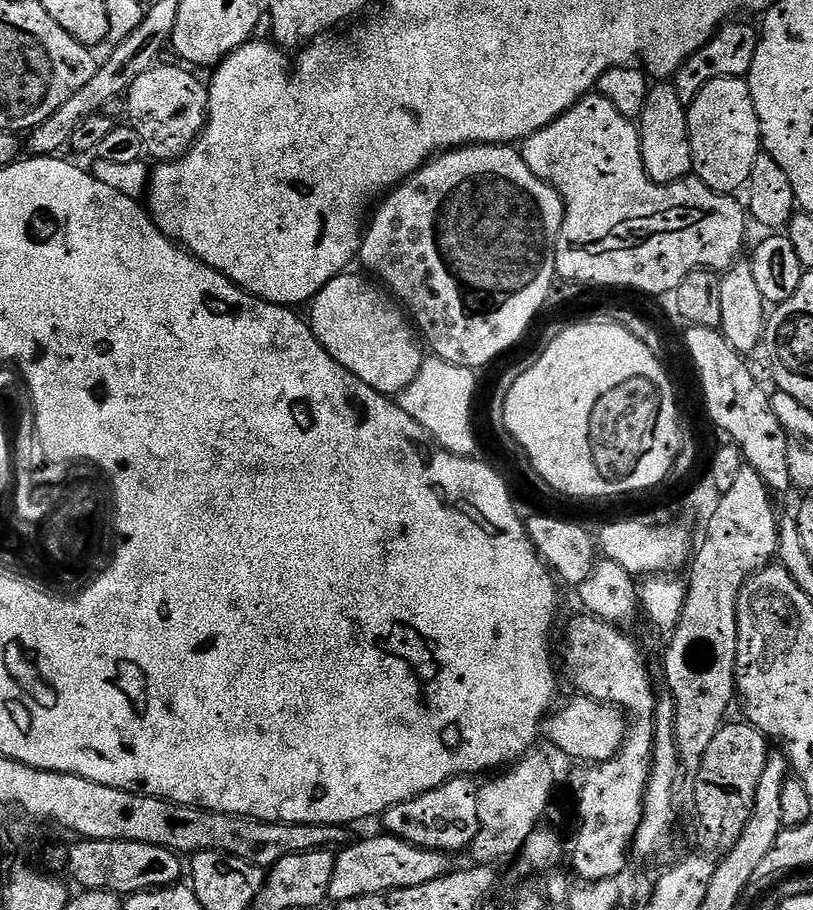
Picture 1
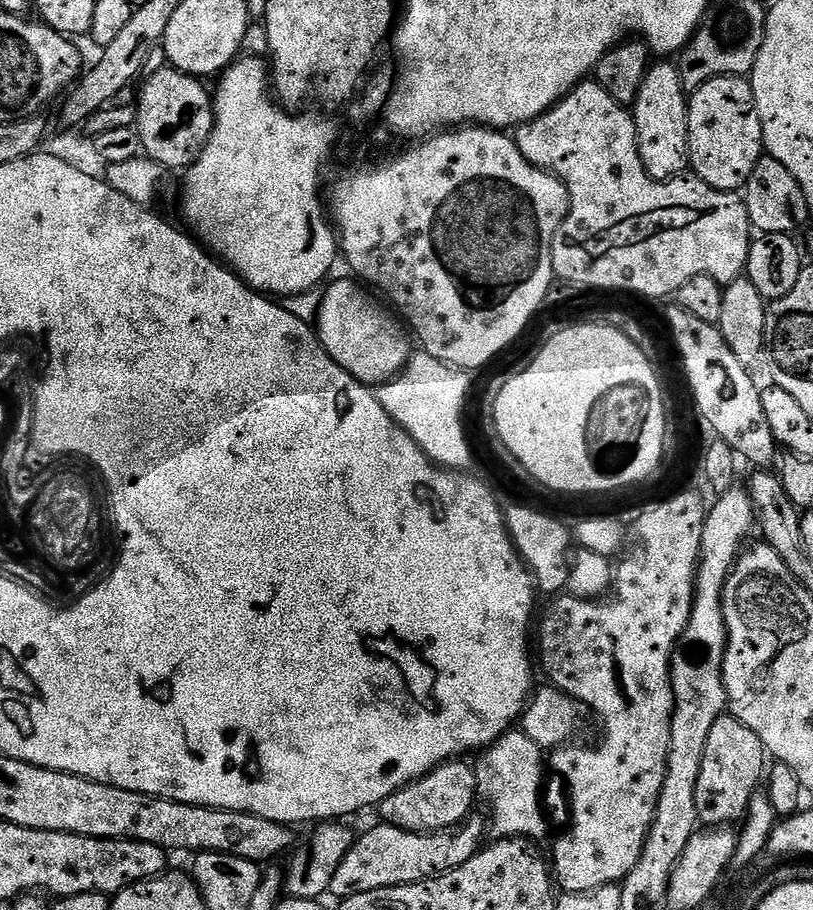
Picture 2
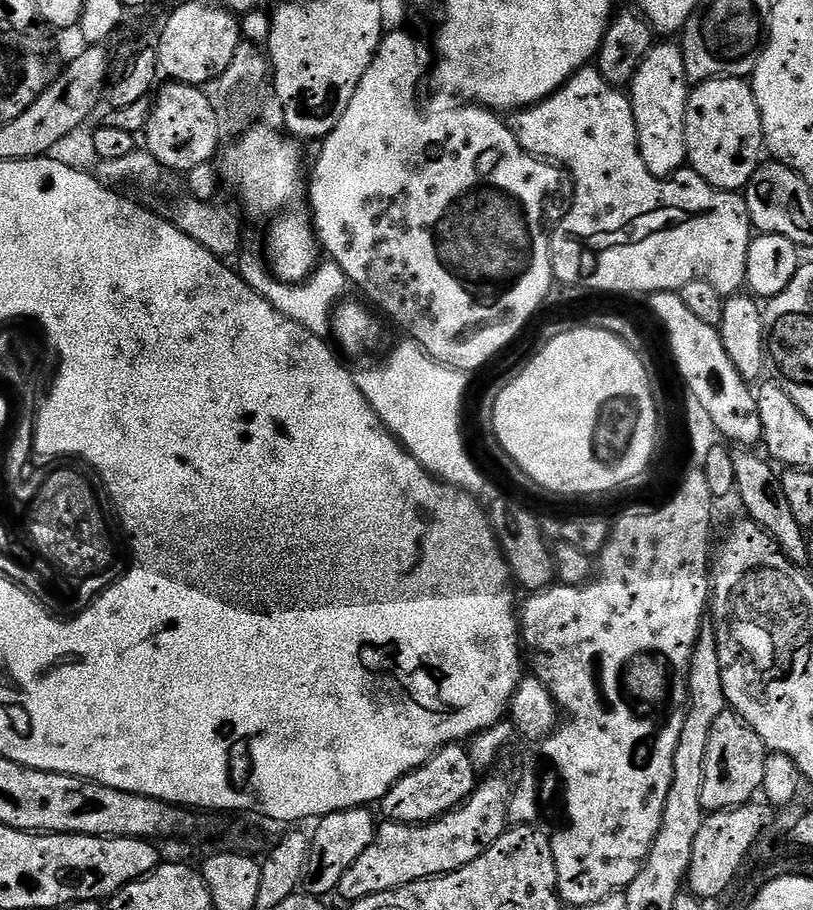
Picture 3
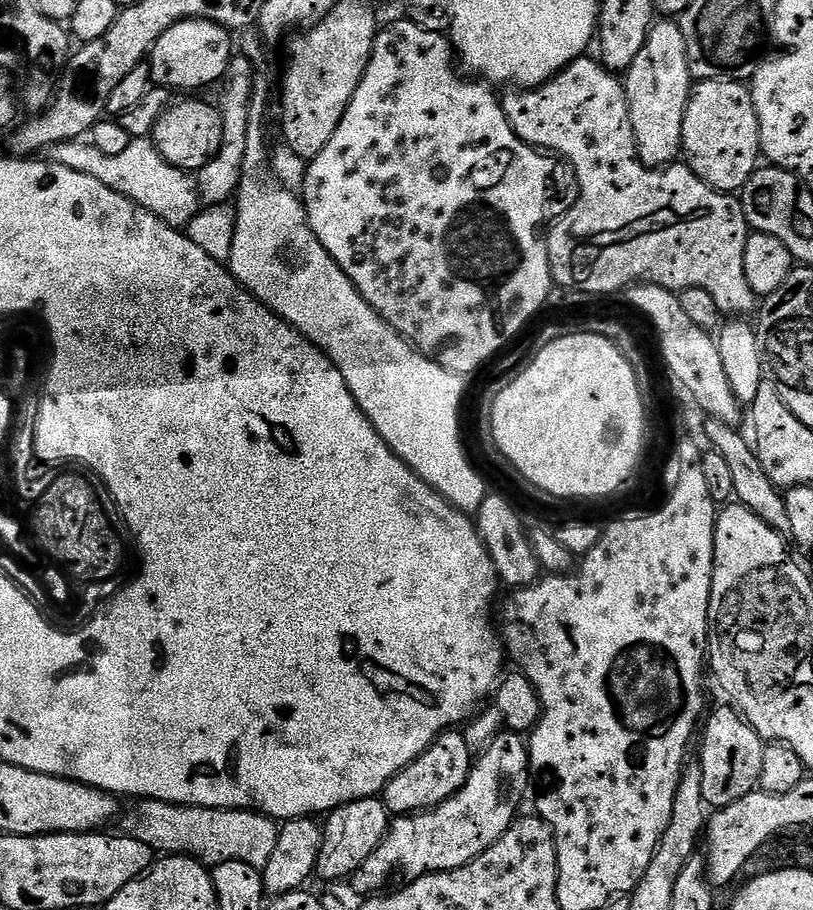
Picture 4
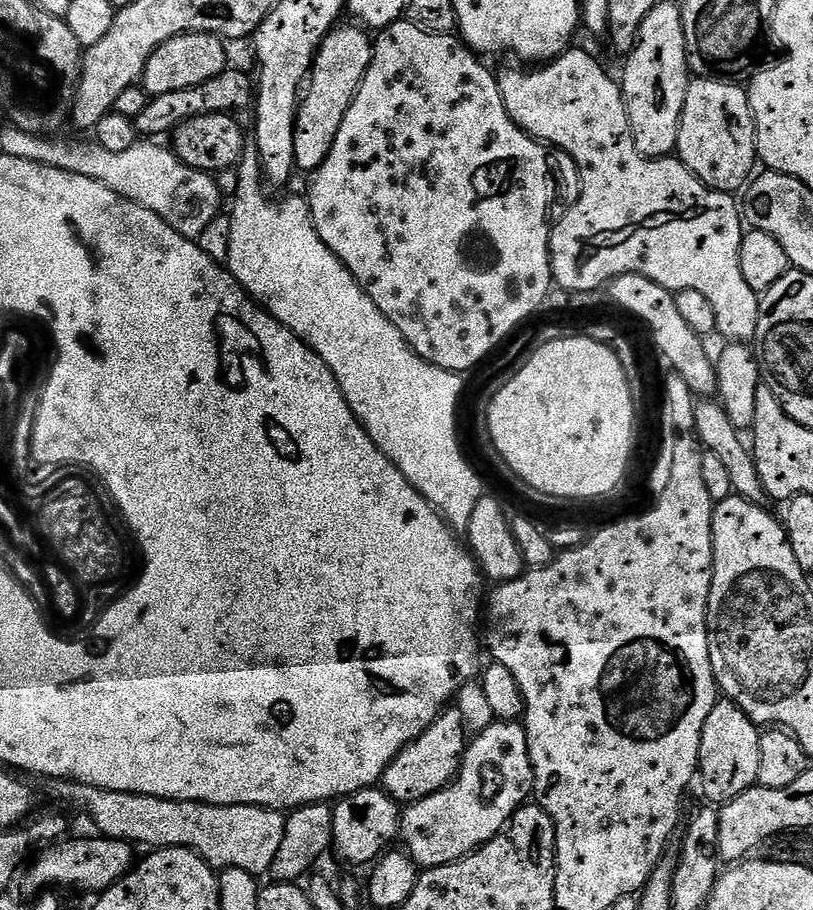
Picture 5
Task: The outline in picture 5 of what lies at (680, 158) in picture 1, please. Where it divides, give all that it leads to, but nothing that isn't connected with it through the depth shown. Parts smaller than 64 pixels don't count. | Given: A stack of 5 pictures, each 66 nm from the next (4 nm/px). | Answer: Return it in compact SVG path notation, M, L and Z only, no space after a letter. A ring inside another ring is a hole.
M657 2L642 22L635 50L627 53L625 60L628 61L624 64L622 91L630 130L634 134L634 146L638 146L638 150L651 160L672 156L678 142L682 106L690 83L684 13L679 3Z

